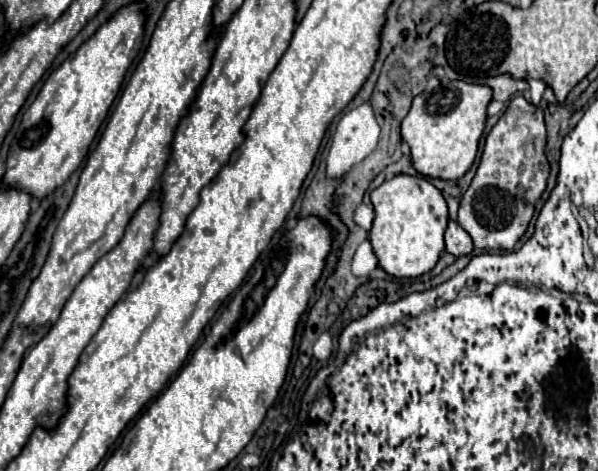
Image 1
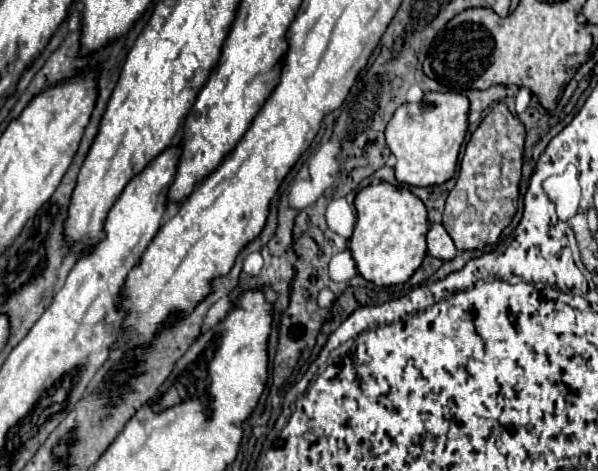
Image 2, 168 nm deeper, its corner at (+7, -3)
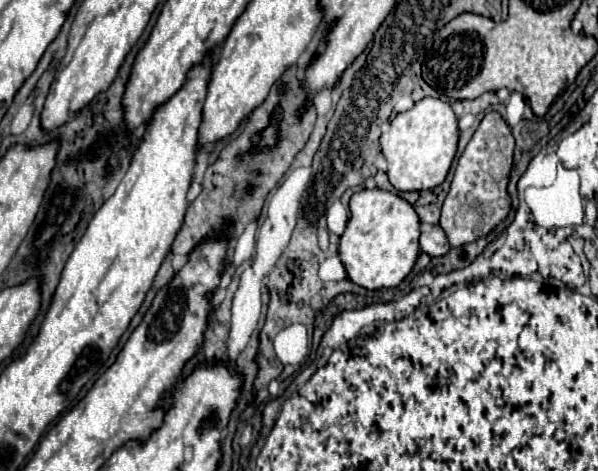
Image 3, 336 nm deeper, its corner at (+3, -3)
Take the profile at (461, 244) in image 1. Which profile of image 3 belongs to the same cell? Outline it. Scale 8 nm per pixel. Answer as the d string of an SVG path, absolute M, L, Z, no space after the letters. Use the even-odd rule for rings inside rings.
M425 226L419 238L421 250L429 256L445 256L451 250L451 244L441 226Z

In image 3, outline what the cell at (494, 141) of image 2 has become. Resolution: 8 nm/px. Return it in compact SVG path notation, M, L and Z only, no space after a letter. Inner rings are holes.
M489 112L481 120L477 132L469 140L465 152L461 154L451 190L443 202L439 226L445 230L453 248L485 238L497 224L501 224L511 212L511 196L507 192L511 166L513 166L515 138L499 112Z

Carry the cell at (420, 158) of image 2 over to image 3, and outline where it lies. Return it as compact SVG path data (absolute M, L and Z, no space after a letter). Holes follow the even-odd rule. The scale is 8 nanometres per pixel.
M423 98L411 110L397 114L381 134L381 150L387 158L387 176L395 190L429 190L439 186L453 164L459 144L459 120L453 106L439 98Z

